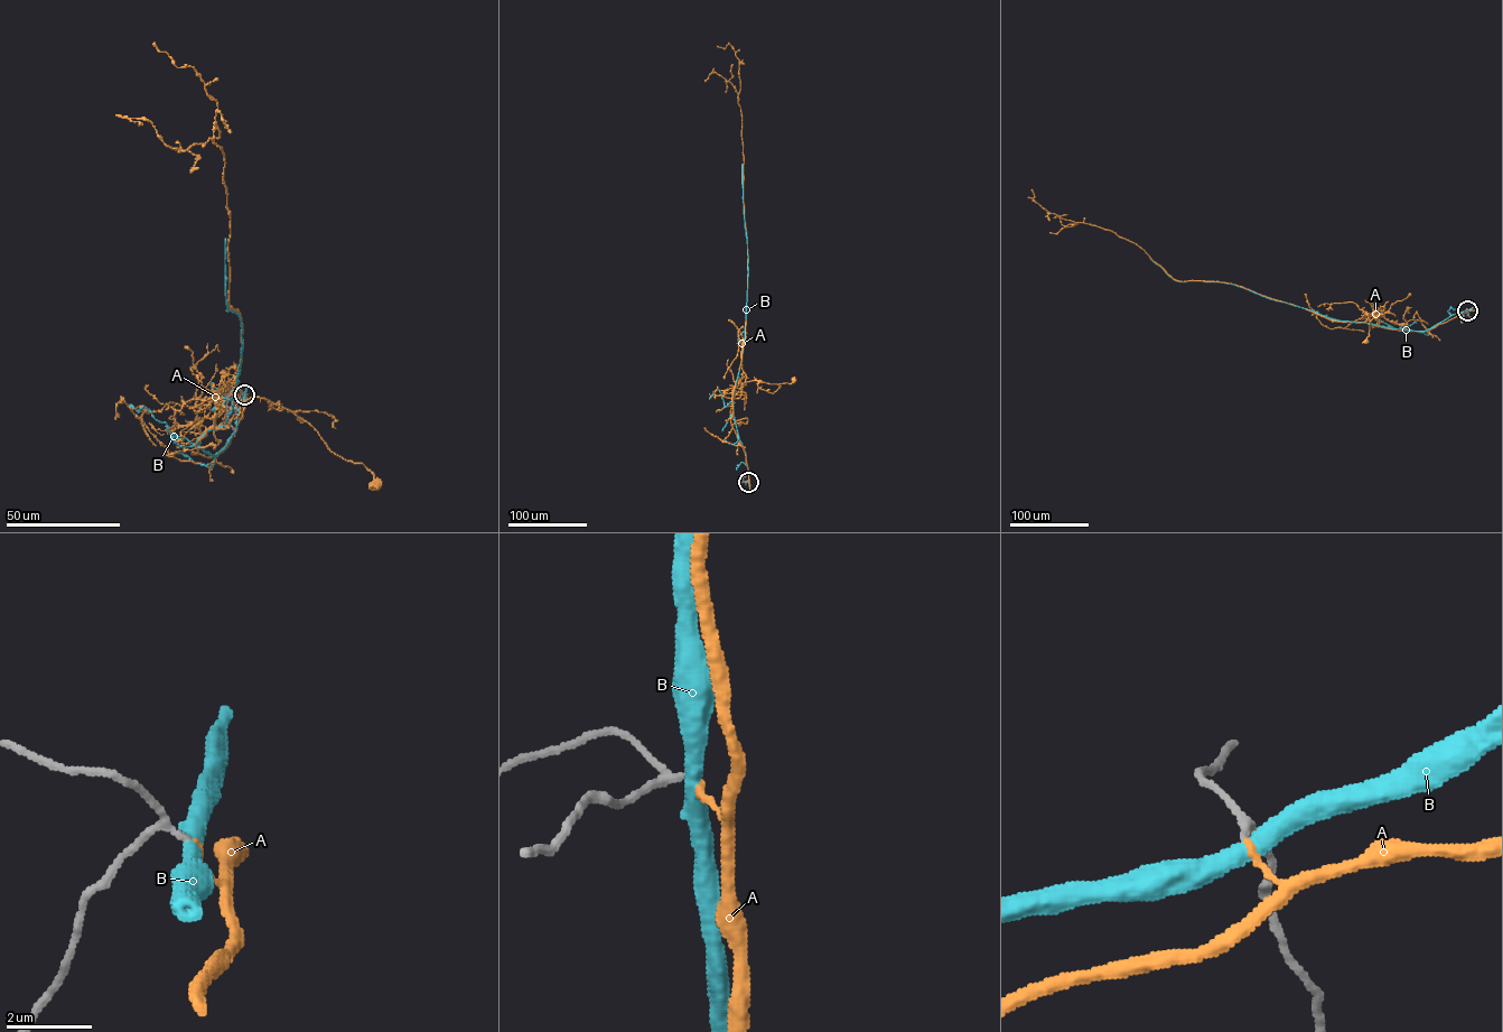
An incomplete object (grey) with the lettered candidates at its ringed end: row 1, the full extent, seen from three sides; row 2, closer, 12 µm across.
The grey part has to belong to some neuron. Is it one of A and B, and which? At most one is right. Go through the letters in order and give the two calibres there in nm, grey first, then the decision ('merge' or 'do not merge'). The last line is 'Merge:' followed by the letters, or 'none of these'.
A: calibres 150 and 120 nm; merge
B: calibres 160 and 420 nm; do not merge
Merge: A

